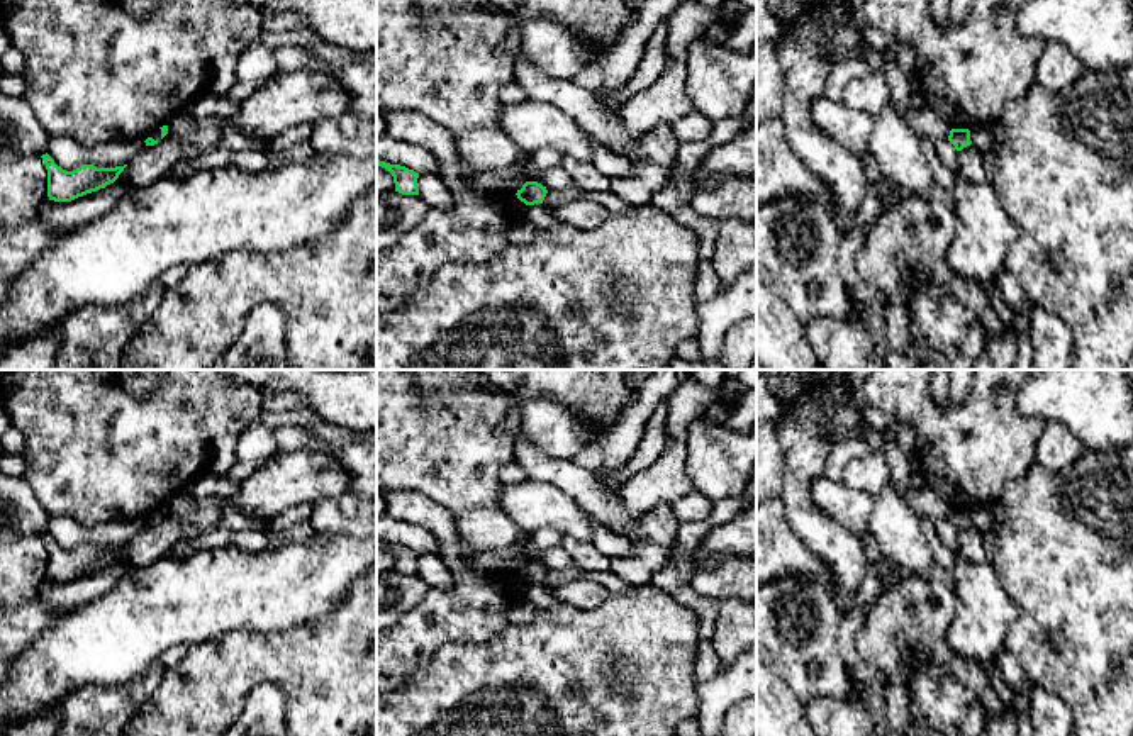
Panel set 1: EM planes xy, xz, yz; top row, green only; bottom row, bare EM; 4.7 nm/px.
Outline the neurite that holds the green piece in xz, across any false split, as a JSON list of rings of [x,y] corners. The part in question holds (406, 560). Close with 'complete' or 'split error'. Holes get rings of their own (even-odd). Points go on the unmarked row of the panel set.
[[[377,539],[377,543],[392,553],[393,563],[395,563],[395,572],[399,572],[402,575],[419,575],[419,568],[417,568],[419,553],[416,553],[414,549],[409,549],[405,546],[390,544],[390,543],[385,543],[380,539]]]; complete

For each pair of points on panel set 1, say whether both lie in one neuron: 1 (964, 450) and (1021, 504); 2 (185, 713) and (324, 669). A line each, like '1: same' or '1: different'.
1: different
2: same

